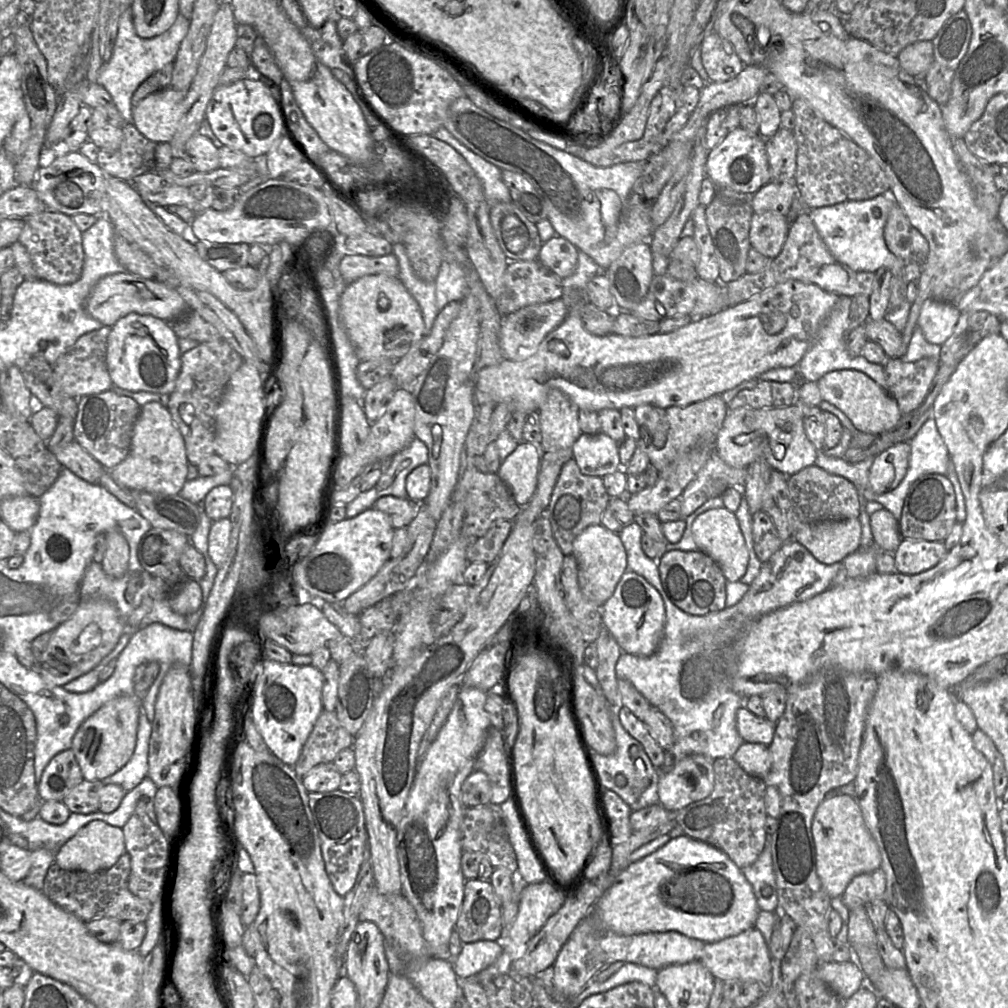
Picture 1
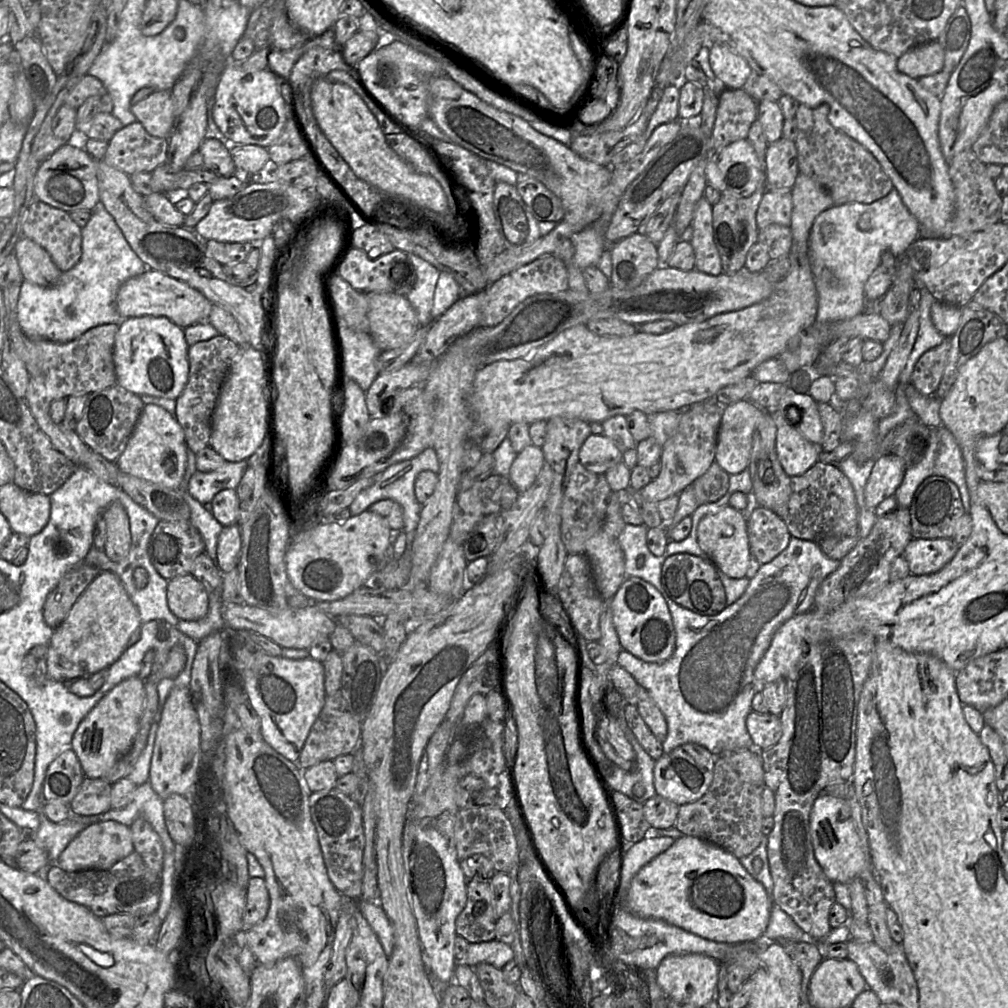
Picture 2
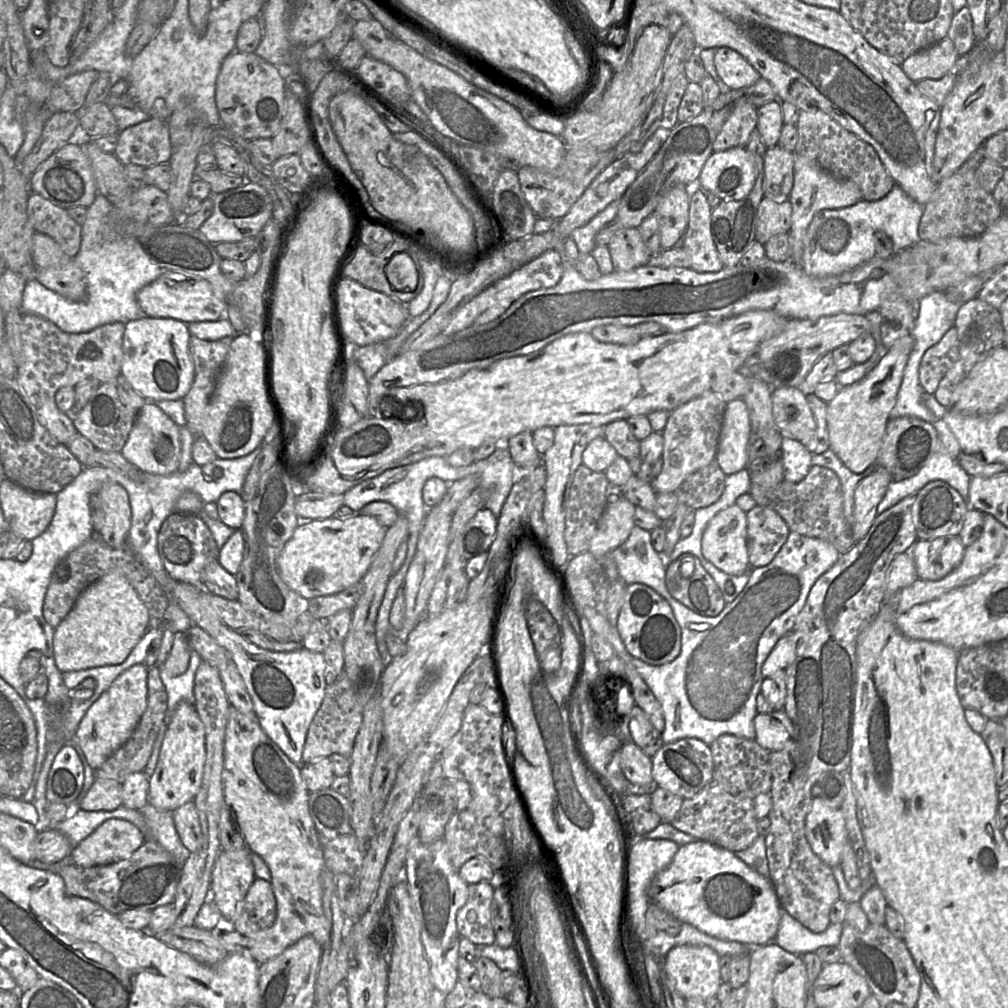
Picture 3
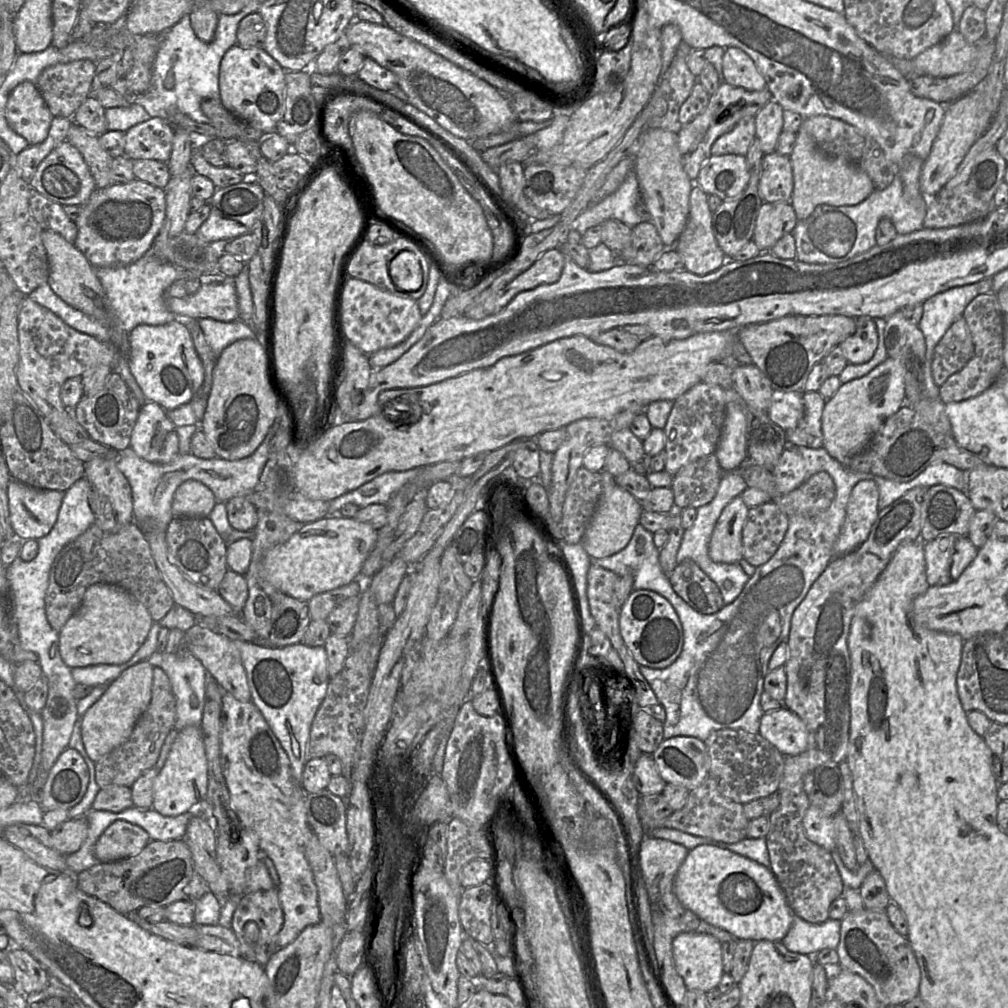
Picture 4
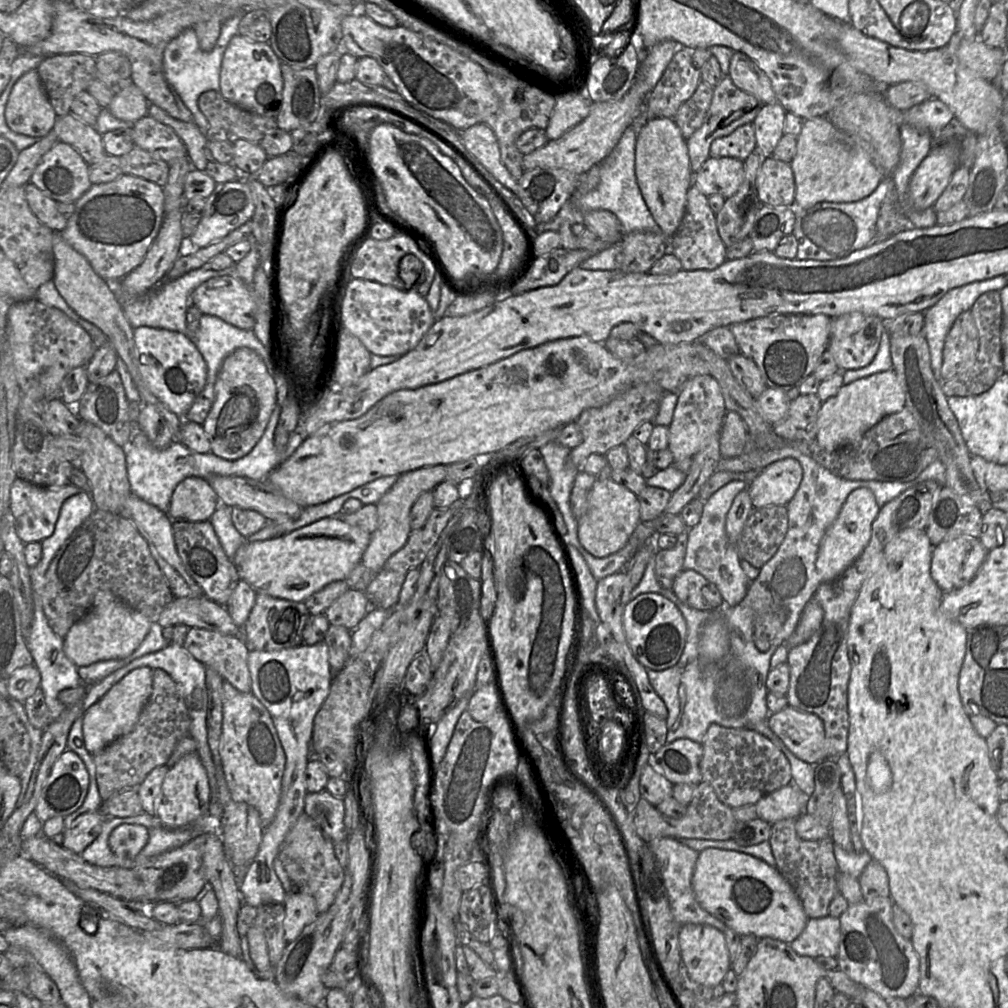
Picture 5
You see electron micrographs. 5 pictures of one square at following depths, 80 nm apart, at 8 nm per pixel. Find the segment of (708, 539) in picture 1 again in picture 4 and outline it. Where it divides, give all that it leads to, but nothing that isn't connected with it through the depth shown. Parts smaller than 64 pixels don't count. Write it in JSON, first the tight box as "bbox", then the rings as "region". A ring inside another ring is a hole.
{"bbox":[708,496,749,563],"region":[[[741,496],[728,503],[719,516],[708,545],[709,557],[717,563],[739,563],[743,559],[742,530],[749,507]]]}

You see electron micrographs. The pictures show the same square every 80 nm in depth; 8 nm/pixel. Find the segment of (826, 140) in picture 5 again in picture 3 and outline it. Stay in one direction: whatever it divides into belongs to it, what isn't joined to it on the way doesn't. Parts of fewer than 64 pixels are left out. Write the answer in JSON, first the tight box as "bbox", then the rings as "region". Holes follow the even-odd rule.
{"bbox":[789,153,862,266],"region":[[[794,153],[794,184],[789,196],[792,206],[792,220],[789,230],[791,257],[790,261],[801,266],[804,237],[815,217],[822,210],[839,209],[852,206],[862,200],[862,193],[856,183],[841,180],[818,167],[813,161]]]}

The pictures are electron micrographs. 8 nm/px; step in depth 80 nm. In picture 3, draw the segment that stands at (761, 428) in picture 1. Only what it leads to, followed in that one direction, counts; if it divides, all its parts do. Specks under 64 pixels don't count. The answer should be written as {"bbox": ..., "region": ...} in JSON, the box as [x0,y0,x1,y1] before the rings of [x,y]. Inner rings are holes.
{"bbox":[715,400,812,483],"region":[[[744,400],[728,402],[715,458],[726,476],[747,467],[750,431],[750,415]],[[783,435],[781,460],[784,481],[797,483],[804,479],[812,466],[811,457],[812,453],[801,441],[789,435]]]}

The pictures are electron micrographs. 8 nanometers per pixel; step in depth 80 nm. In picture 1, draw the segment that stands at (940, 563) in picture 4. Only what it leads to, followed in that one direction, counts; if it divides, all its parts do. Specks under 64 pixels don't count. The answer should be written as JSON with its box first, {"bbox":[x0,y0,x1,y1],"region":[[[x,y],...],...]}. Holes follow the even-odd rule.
{"bbox":[893,540,948,575],"region":[[[902,540],[893,553],[897,573],[914,575],[929,570],[948,552],[943,541]]]}

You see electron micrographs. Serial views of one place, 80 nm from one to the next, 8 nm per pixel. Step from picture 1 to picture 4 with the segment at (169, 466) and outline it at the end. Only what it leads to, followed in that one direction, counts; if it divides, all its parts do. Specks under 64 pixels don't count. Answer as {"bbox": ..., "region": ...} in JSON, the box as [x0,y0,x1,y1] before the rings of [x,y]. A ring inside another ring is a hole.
{"bbox":[129,401,179,463],"region":[[[147,401],[138,413],[129,447],[149,462],[169,463],[179,453],[176,427],[160,405]]]}

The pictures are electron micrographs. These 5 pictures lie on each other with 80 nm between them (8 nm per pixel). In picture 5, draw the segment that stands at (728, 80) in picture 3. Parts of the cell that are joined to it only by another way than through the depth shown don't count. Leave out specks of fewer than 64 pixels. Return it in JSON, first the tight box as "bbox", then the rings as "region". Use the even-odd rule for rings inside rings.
{"bbox":[727,51,778,104],"region":[[[734,51],[727,75],[737,88],[753,95],[762,104],[778,102],[769,77],[745,53]]]}

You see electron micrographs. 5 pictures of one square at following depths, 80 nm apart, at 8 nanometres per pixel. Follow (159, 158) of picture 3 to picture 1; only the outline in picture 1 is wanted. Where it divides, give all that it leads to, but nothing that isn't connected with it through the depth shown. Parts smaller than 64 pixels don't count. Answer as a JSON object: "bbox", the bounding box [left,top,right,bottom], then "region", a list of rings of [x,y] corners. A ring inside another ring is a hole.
{"bbox":[96,123,156,182],"region":[[[132,123],[123,128],[123,139],[117,150],[100,150],[96,163],[106,176],[114,176],[119,179],[132,182],[133,179],[146,172],[153,171],[156,142],[142,135]]]}

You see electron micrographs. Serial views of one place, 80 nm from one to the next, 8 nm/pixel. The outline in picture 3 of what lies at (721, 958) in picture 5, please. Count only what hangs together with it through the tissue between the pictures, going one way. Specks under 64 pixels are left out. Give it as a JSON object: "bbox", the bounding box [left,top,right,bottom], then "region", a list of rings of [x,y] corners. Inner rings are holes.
{"bbox":[662,945,720,1001],"region":[[[679,945],[666,954],[662,967],[676,991],[687,998],[700,998],[706,1001],[715,996],[720,986],[720,956],[708,946]]]}

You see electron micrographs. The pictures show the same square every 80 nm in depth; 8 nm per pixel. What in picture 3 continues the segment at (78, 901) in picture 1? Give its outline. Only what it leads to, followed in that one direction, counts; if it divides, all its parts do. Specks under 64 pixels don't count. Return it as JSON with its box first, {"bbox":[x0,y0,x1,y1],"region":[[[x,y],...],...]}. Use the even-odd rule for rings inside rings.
{"bbox":[57,839,181,915],"region":[[[146,839],[130,858],[109,865],[79,867],[60,865],[57,873],[63,878],[68,895],[89,899],[116,915],[128,910],[154,910],[172,904],[181,879],[180,864],[153,839]]]}

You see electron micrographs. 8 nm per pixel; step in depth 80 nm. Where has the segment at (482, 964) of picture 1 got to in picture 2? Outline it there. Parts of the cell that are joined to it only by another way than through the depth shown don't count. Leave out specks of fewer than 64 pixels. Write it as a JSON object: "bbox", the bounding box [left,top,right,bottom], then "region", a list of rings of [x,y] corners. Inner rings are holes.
{"bbox":[458,939,514,969],"region":[[[494,939],[487,942],[470,944],[465,958],[458,963],[465,963],[470,967],[475,967],[479,963],[485,962],[502,969],[513,958],[514,952],[511,946],[499,939]]]}

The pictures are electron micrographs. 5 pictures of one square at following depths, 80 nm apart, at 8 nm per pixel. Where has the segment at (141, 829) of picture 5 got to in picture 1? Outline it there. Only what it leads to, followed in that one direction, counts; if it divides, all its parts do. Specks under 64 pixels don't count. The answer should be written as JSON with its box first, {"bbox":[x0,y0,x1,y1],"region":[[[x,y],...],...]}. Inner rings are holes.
{"bbox":[55,820,126,872],"region":[[[101,820],[89,822],[63,844],[55,856],[56,864],[69,871],[99,872],[111,868],[126,853],[122,828]]]}

